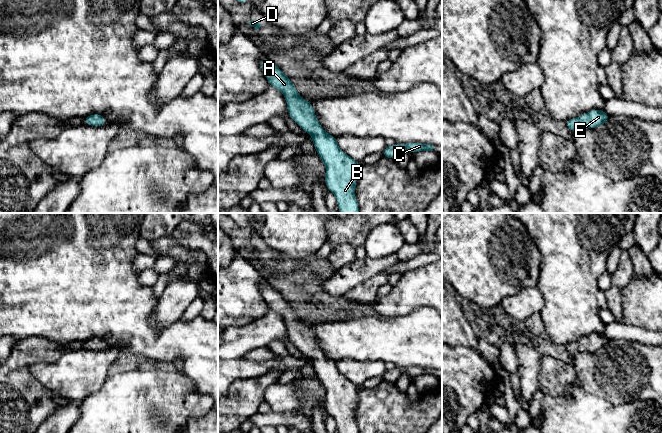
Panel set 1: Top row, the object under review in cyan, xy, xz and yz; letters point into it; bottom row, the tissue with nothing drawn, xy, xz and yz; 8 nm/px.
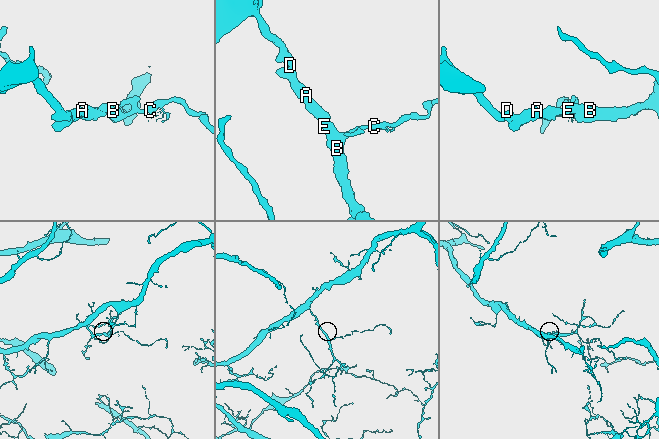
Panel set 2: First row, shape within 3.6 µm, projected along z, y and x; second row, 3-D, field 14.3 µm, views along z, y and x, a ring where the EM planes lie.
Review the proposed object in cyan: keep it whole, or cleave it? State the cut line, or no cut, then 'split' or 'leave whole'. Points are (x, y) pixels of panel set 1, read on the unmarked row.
no cut; leave whole

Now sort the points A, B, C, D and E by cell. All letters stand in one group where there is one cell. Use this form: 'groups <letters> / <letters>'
groups A B C D E

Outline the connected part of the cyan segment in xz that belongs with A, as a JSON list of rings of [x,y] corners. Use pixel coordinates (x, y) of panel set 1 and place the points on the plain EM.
[[[266,280],[260,287],[261,294],[270,311],[280,314],[287,327],[289,341],[307,358],[312,359],[312,367],[325,388],[325,409],[337,424],[339,433],[359,433],[355,421],[358,392],[362,386],[353,384],[343,376],[337,362],[323,354],[316,342],[311,326],[302,323],[291,303]]]

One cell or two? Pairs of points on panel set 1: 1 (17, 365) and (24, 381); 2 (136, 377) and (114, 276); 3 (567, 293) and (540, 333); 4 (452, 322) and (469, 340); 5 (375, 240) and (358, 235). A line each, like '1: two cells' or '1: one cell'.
1: one cell
2: two cells
3: two cells
4: one cell
5: two cells

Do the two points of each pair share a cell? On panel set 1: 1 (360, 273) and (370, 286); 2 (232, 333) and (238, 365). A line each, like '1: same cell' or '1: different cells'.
1: different cells
2: different cells

